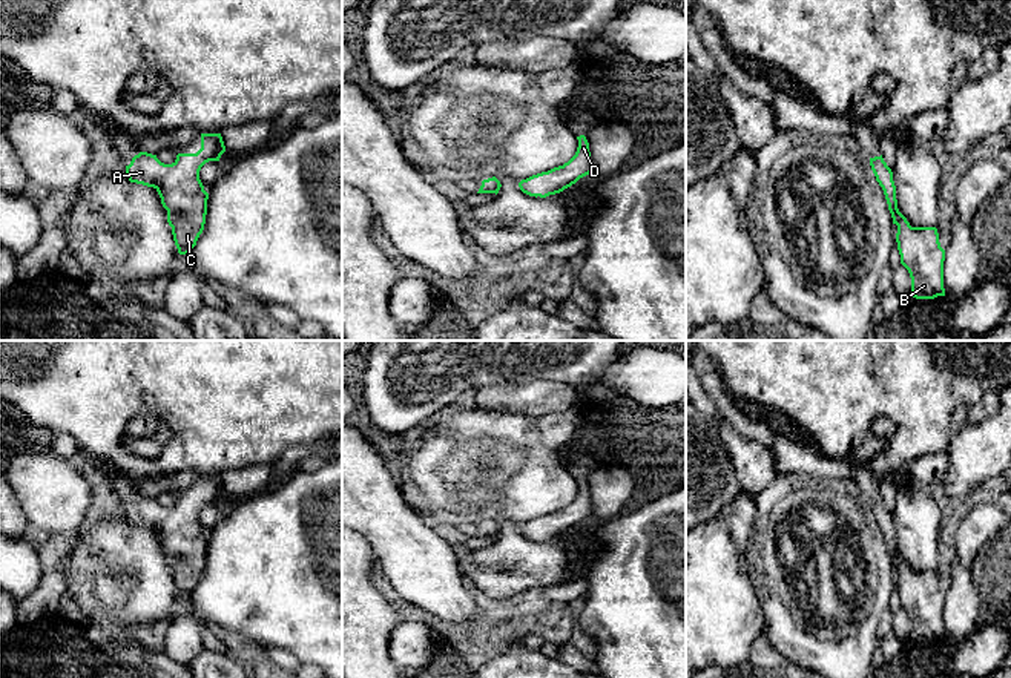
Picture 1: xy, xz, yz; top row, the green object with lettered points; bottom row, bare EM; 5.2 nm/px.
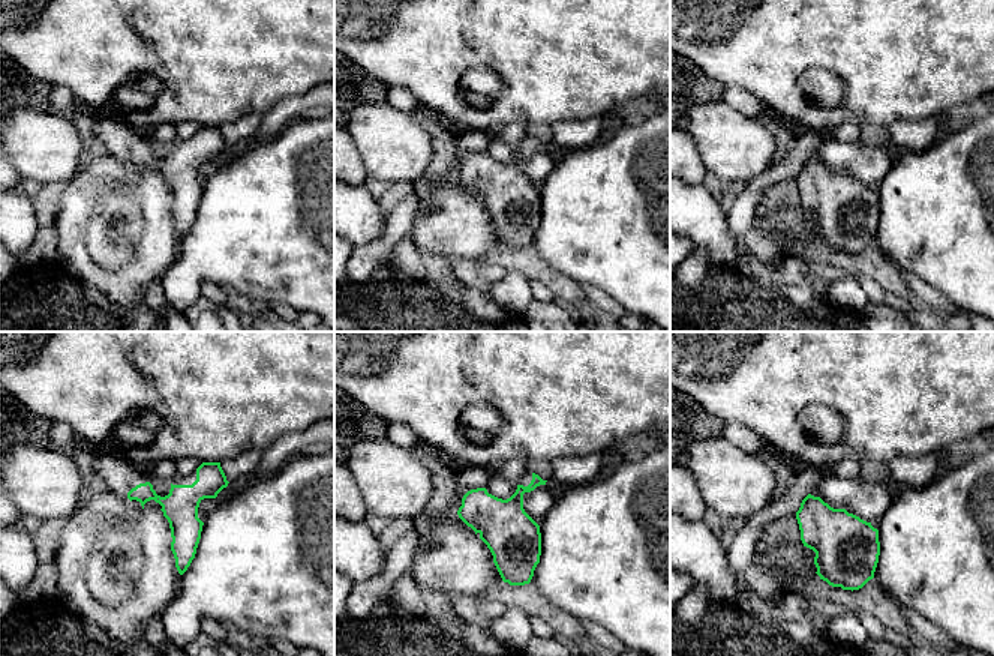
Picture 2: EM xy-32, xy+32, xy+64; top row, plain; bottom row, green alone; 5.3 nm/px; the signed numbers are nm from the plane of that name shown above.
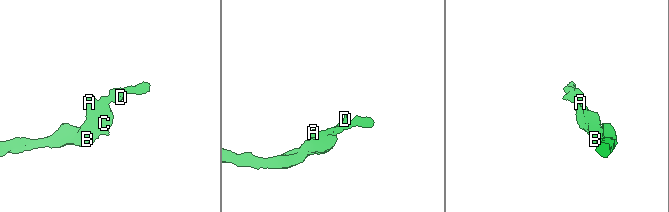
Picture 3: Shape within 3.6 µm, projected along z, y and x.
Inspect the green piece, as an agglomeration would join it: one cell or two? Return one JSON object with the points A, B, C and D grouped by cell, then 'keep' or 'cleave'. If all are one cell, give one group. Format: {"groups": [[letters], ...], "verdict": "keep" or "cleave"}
{"groups": [["A", "B", "C", "D"]], "verdict": "keep"}

